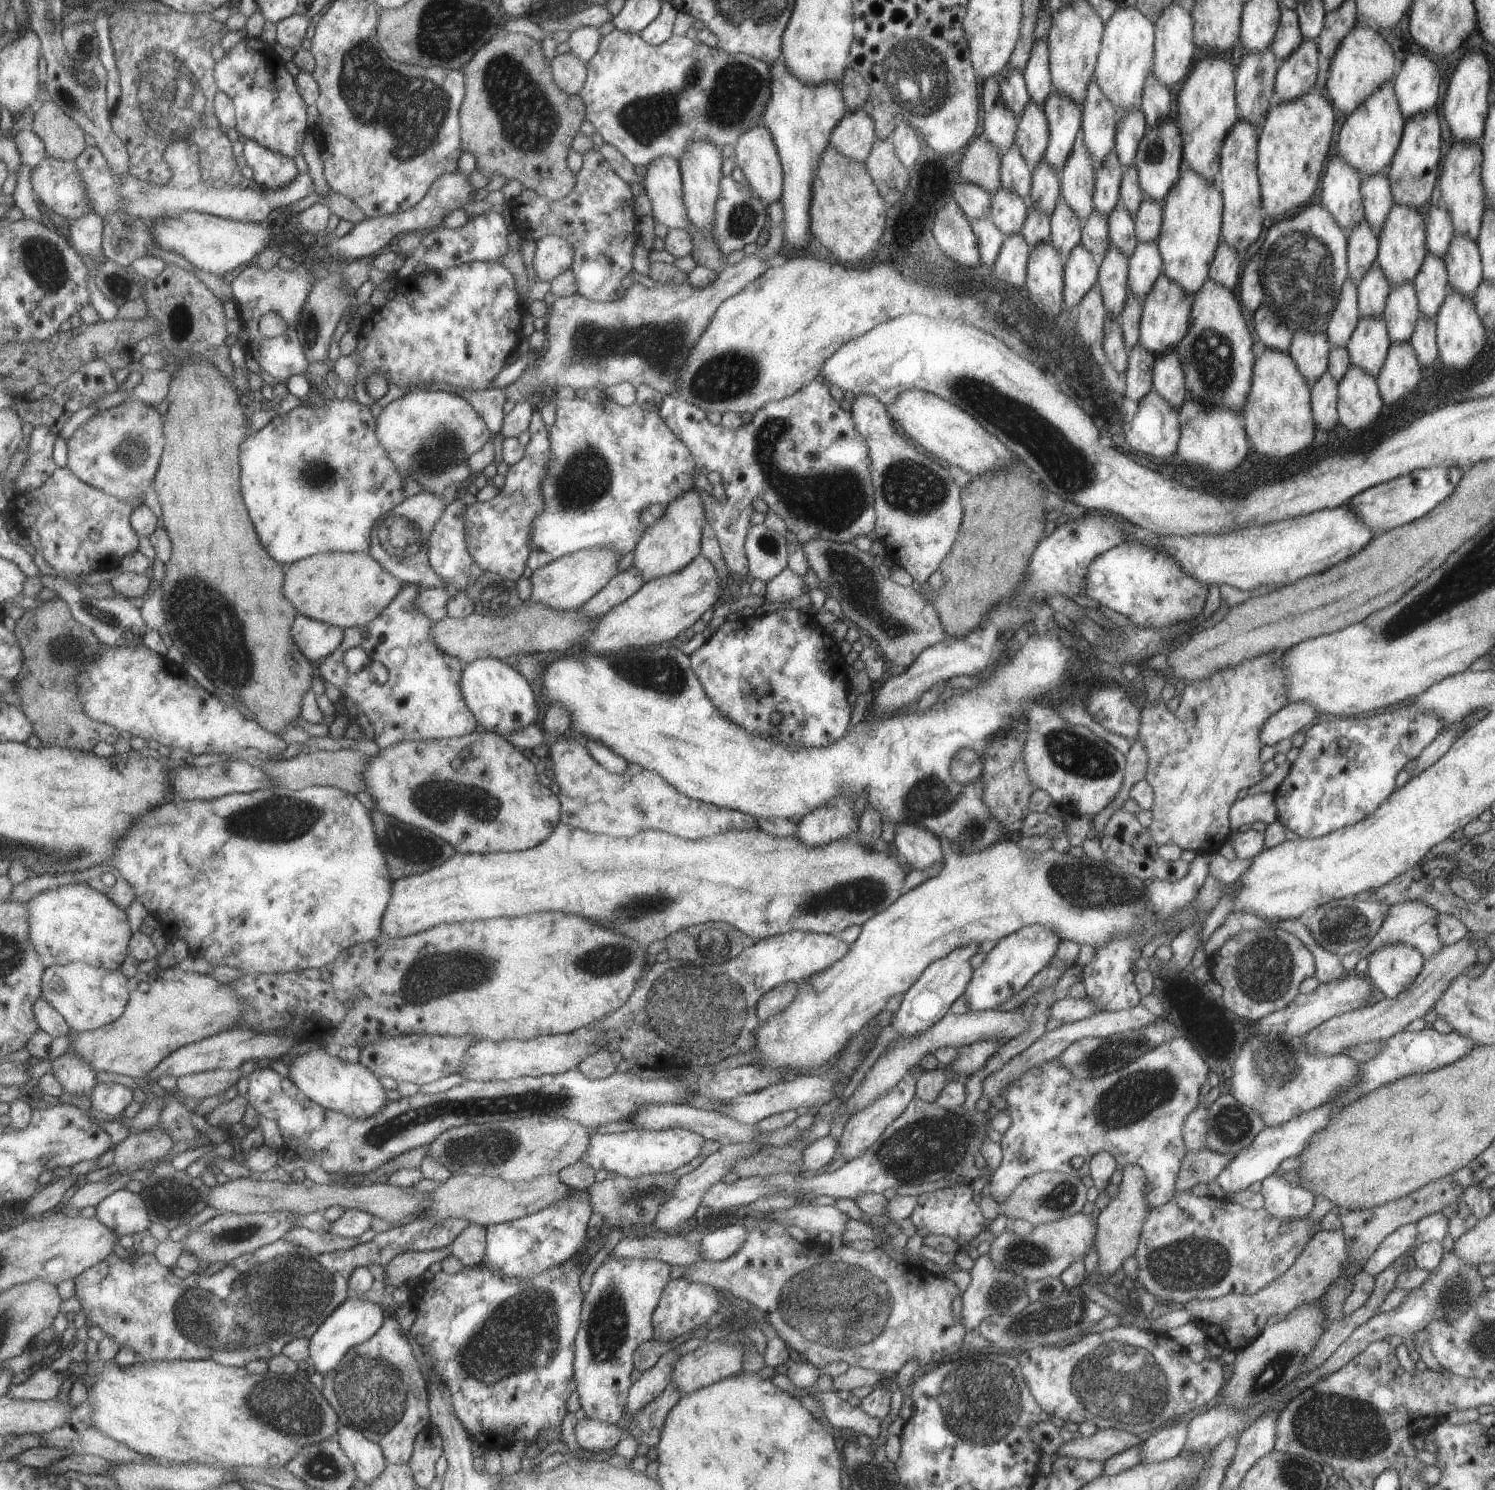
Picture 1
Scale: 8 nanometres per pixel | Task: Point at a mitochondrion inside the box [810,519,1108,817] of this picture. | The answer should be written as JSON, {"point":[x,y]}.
{"point":[856,582]}

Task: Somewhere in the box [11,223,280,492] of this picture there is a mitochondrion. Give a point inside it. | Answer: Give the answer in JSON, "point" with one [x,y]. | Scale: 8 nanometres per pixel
{"point":[41,260]}

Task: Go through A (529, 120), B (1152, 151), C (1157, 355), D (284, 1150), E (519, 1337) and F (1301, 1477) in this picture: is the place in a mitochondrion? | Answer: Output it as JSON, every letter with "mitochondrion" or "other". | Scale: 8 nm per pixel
{"A":"mitochondrion","B":"mitochondrion","C":"other","D":"other","E":"mitochondrion","F":"mitochondrion"}

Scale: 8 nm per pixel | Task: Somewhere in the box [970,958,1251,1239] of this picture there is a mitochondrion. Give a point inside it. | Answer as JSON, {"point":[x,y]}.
{"point":[1135,1093]}

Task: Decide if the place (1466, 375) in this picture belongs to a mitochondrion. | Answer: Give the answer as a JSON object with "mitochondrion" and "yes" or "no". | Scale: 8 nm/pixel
{"mitochondrion":"no"}

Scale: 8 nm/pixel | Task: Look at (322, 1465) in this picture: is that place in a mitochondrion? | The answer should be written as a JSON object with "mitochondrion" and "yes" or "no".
{"mitochondrion":"yes"}

